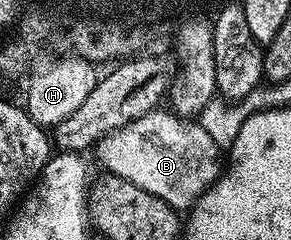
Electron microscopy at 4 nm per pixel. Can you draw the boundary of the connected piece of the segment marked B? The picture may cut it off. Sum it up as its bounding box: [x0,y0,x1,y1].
[95,108,223,212]

